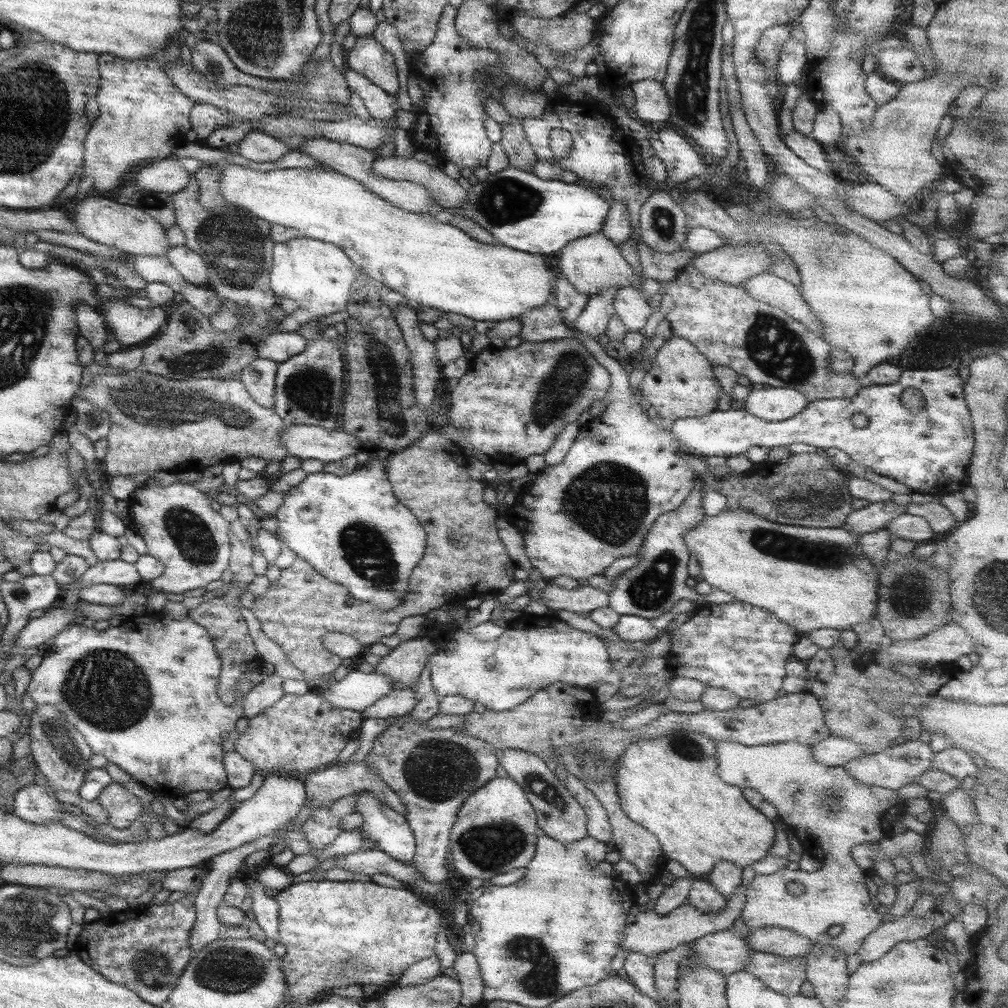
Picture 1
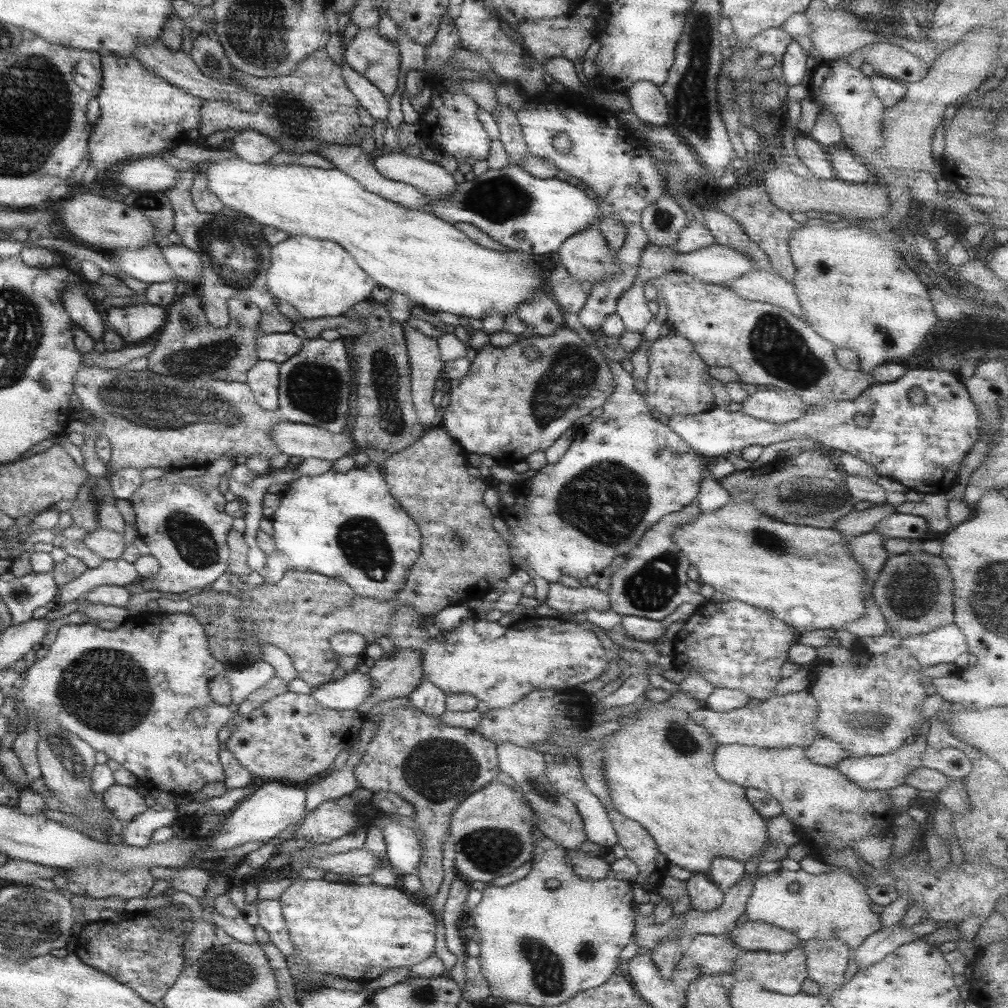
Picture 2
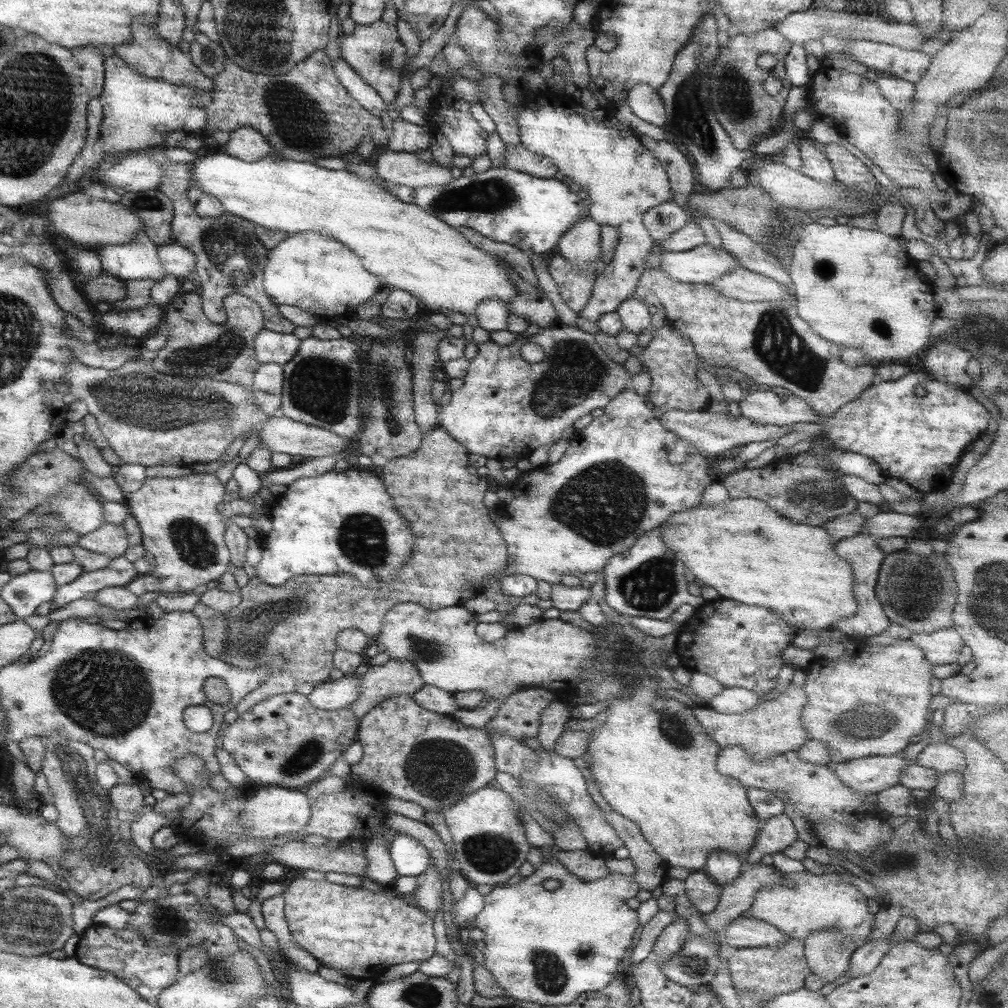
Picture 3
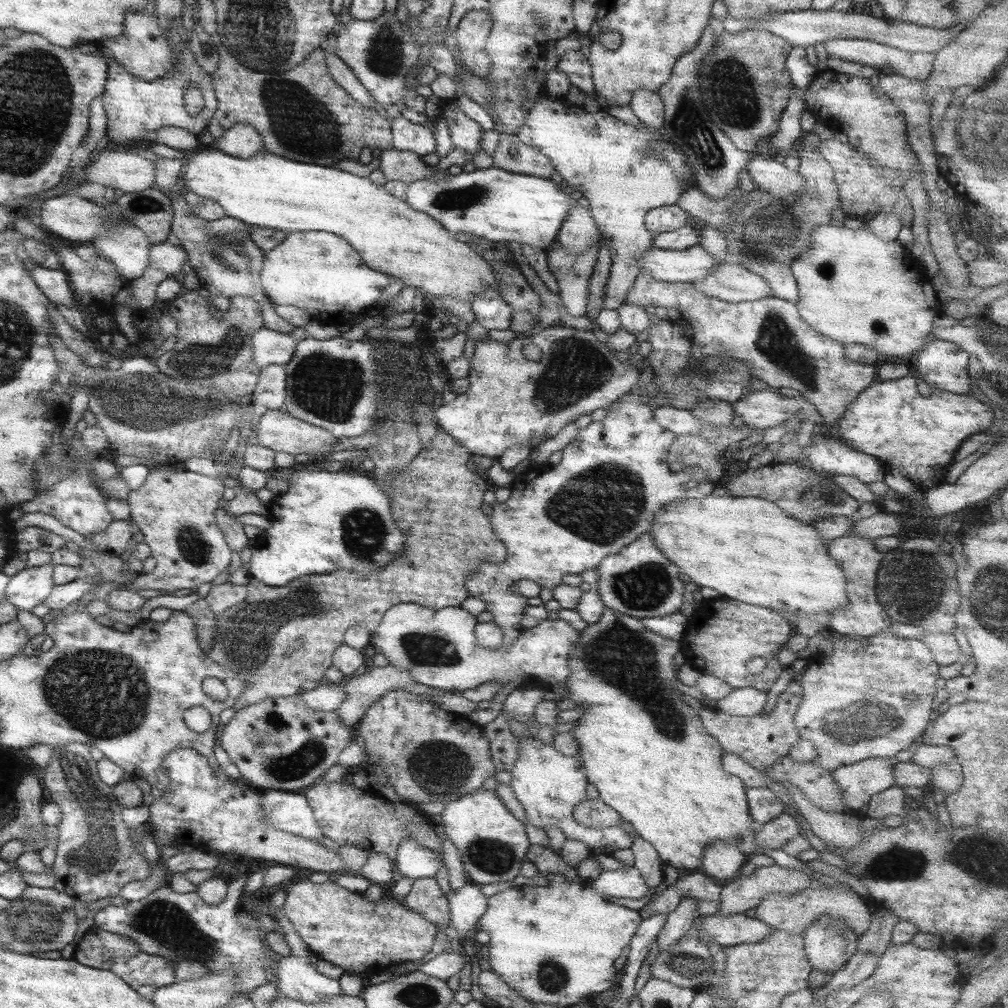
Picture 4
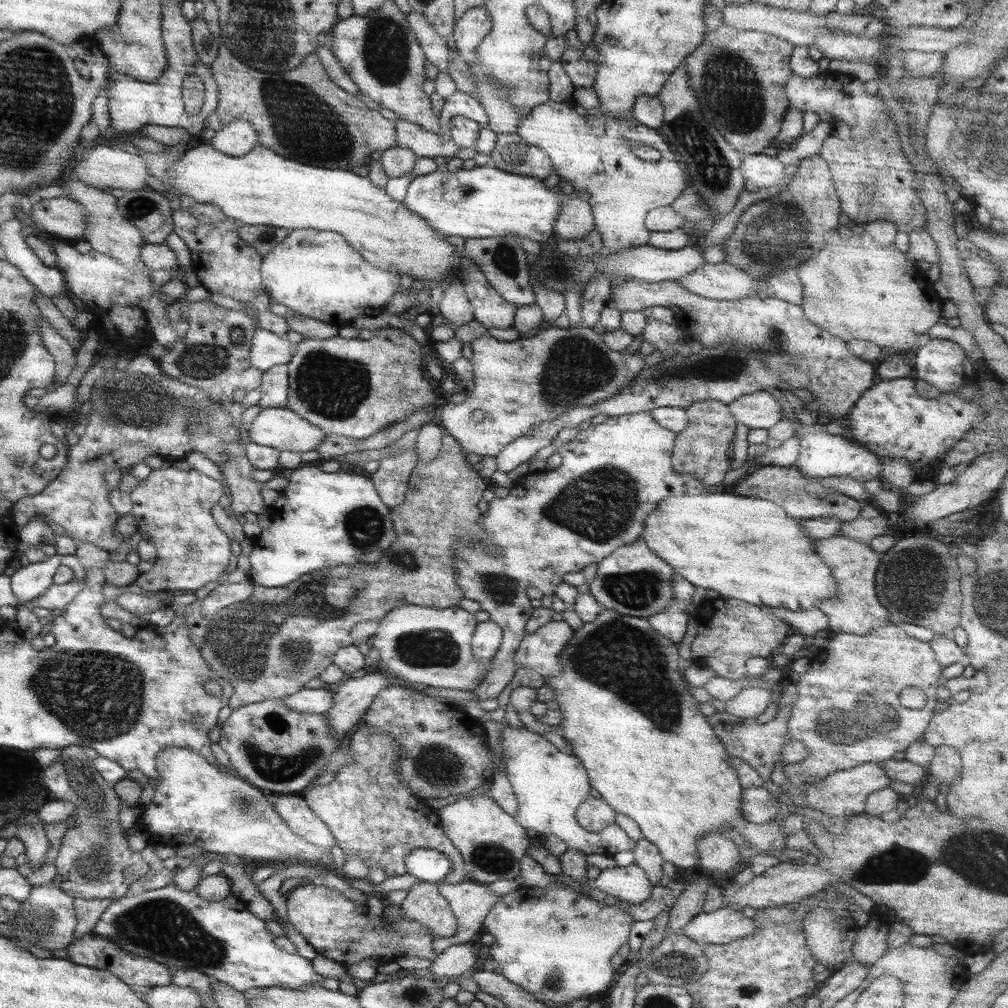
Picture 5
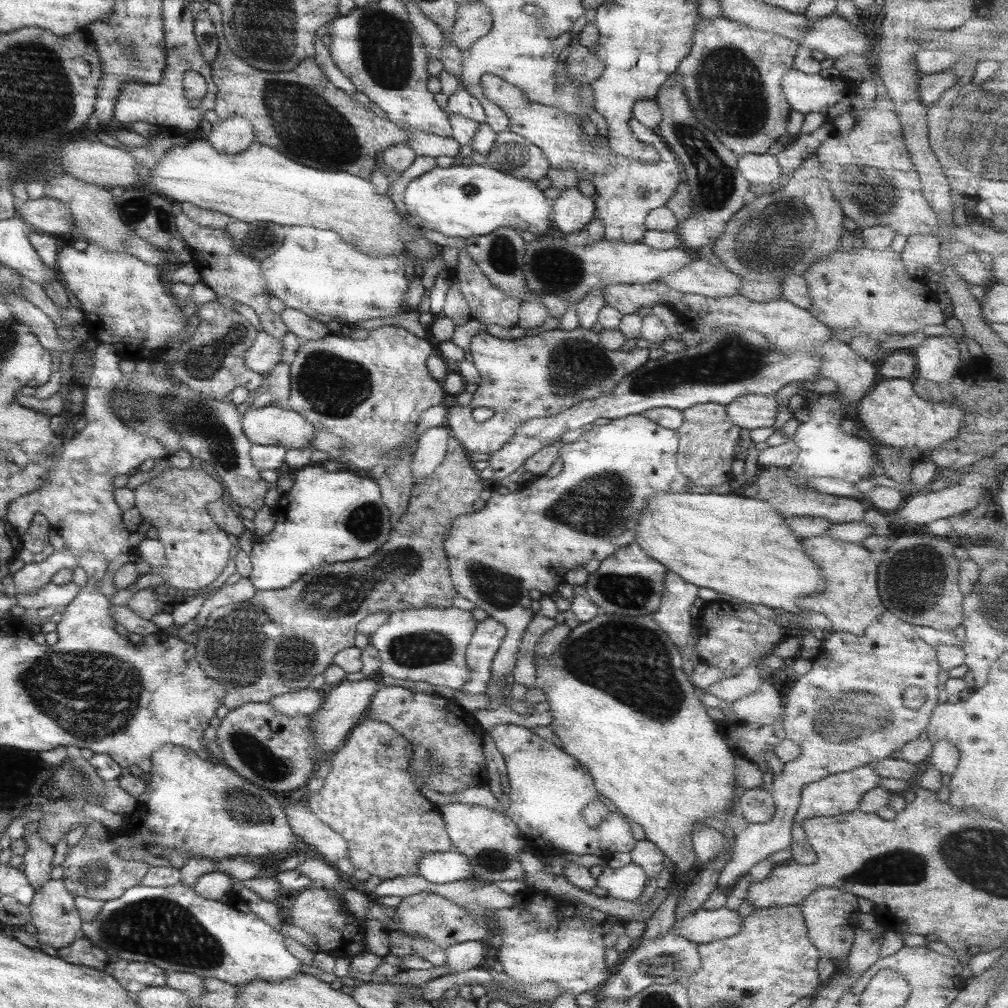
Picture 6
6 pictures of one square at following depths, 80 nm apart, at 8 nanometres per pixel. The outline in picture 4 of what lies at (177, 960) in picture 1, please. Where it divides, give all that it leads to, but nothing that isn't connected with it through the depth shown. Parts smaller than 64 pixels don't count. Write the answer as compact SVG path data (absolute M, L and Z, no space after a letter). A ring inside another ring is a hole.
M90 927L76 943L72 959L77 964L90 966L90 968L104 969L118 976L131 989L135 989L145 1000L150 1001L151 995L157 989L174 983L174 966L161 957L149 956L139 952L138 946L126 936L102 931L100 928Z

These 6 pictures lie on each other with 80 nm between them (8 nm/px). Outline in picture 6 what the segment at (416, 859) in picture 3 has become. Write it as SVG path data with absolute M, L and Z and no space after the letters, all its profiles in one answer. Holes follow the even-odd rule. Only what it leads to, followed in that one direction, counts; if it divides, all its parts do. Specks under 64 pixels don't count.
M456 850L428 852L416 860L417 874L431 884L443 884L470 878L468 860Z

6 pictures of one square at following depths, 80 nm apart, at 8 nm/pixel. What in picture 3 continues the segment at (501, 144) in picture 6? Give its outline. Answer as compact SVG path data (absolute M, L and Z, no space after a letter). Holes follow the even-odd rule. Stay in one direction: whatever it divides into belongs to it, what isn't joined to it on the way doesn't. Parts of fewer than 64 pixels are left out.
M521 146L513 147L513 149L505 147L502 166L545 179L551 179L556 172L556 168L549 159L539 156L537 153L531 153Z

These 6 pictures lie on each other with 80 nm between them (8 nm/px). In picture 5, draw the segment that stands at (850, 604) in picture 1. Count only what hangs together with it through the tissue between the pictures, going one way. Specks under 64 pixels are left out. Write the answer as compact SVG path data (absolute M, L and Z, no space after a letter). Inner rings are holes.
M728 490L715 494L669 496L657 503L657 509L645 517L643 525L639 539L657 558L665 560L675 574L693 586L713 590L727 599L742 600L756 607L799 612L836 594L832 572L817 552L811 554L812 540L807 538L799 521L788 518L779 506L767 500L736 496Z

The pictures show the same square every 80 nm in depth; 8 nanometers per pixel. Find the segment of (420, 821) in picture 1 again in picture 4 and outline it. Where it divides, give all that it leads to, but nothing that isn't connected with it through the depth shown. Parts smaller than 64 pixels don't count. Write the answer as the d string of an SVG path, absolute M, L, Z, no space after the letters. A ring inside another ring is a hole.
M392 690L366 708L354 732L364 744L366 761L382 770L389 788L403 800L418 804L455 800L481 788L494 775L482 729L464 714L441 710L424 696ZM434 876L413 880L410 891L401 899L400 903L435 926L445 928L450 918L448 916L448 897L443 895Z

